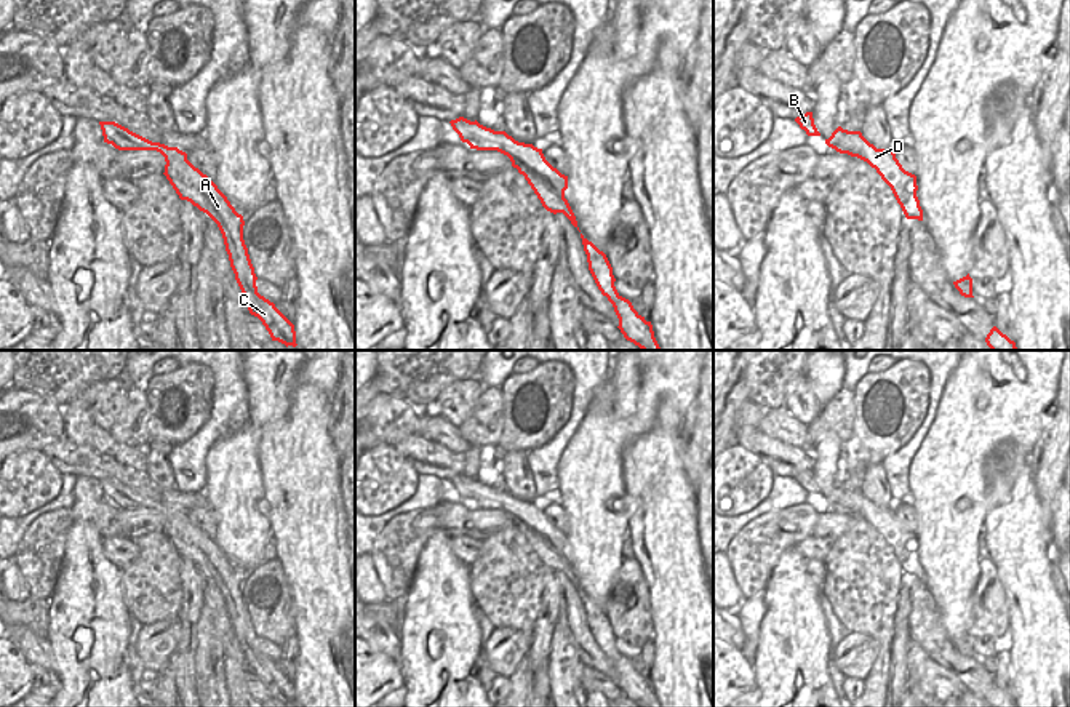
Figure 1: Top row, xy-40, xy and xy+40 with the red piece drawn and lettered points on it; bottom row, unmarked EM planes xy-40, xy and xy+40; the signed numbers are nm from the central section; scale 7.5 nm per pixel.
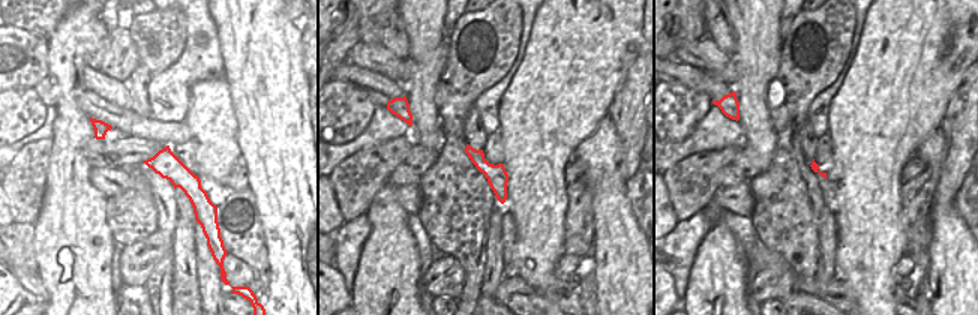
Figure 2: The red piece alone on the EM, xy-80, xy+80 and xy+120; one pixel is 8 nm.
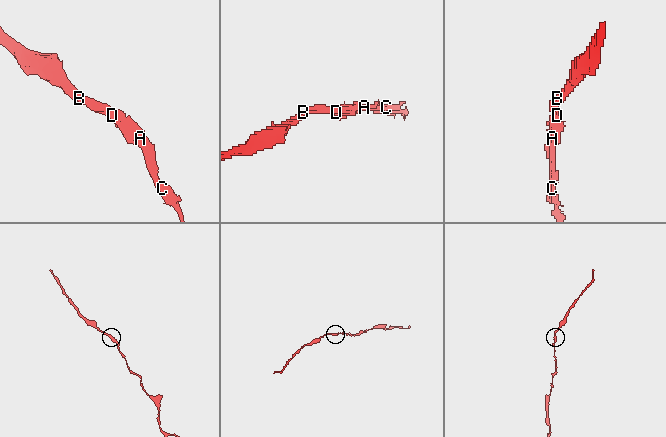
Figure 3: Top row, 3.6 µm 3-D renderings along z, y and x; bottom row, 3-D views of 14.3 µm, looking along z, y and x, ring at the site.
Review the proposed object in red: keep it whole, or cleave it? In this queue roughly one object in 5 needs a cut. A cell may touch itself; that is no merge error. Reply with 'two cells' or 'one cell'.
one cell

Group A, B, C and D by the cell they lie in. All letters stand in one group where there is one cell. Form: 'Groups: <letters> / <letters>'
Groups: A B C D

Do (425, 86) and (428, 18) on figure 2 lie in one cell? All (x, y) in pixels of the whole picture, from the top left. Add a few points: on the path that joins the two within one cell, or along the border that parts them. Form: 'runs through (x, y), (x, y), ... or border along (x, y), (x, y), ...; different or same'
runs through (428, 69), (428, 35); same

